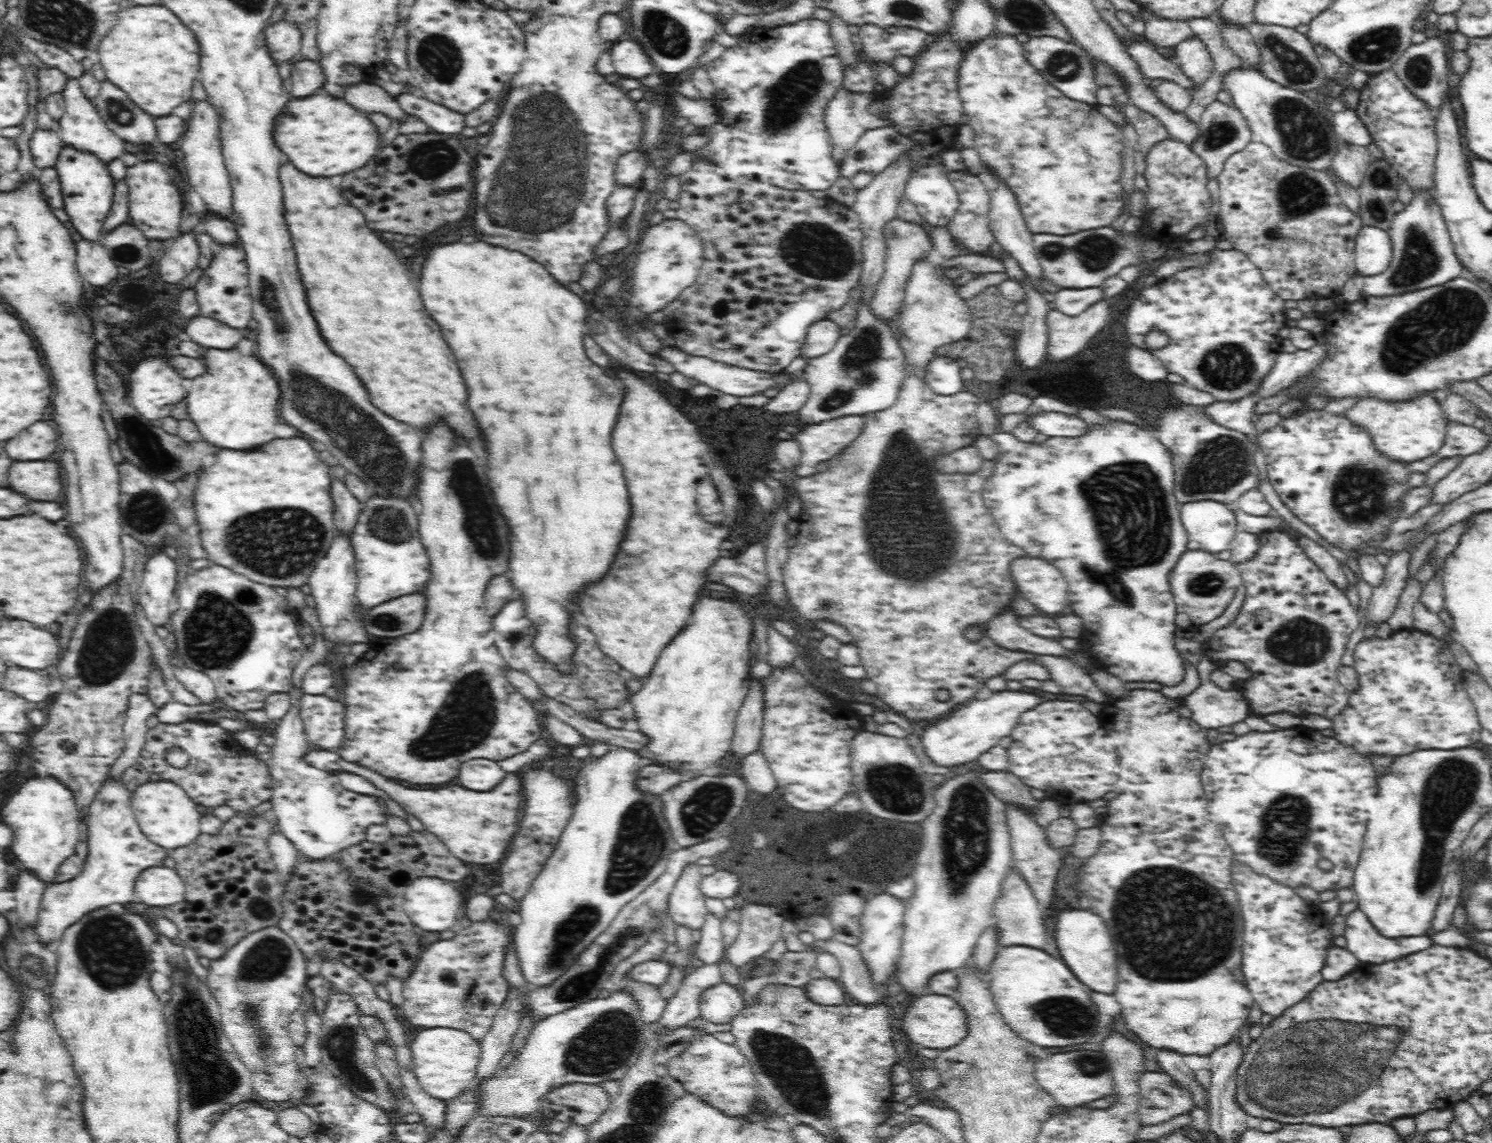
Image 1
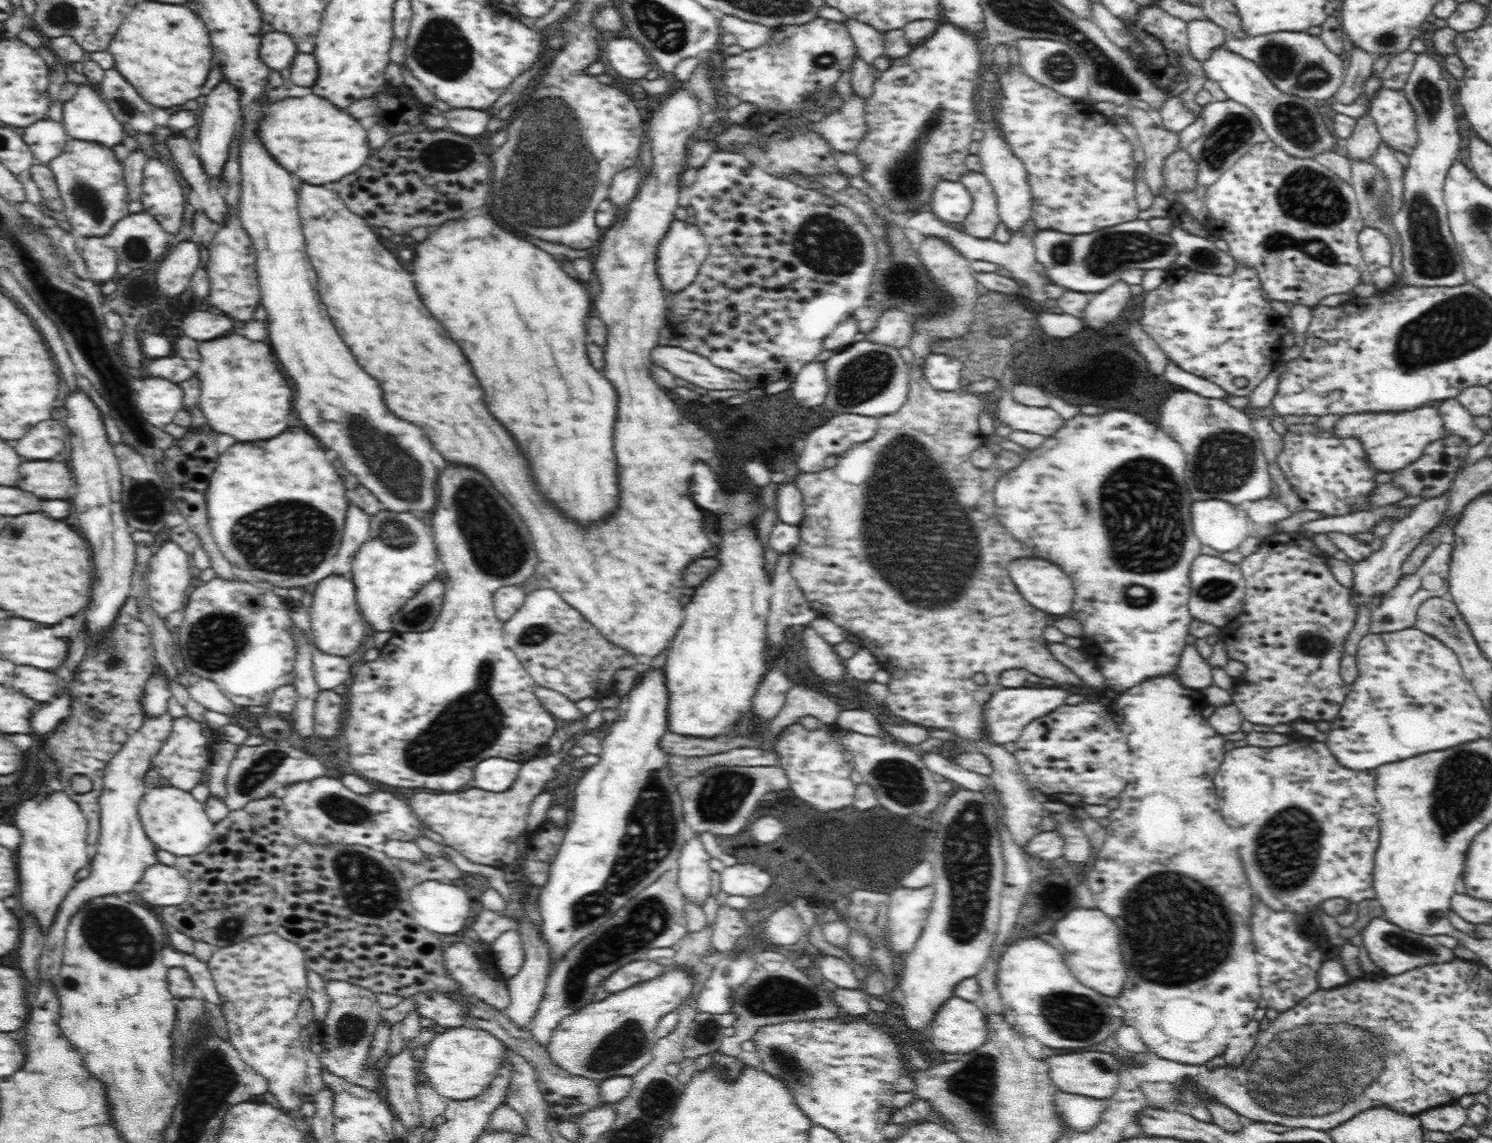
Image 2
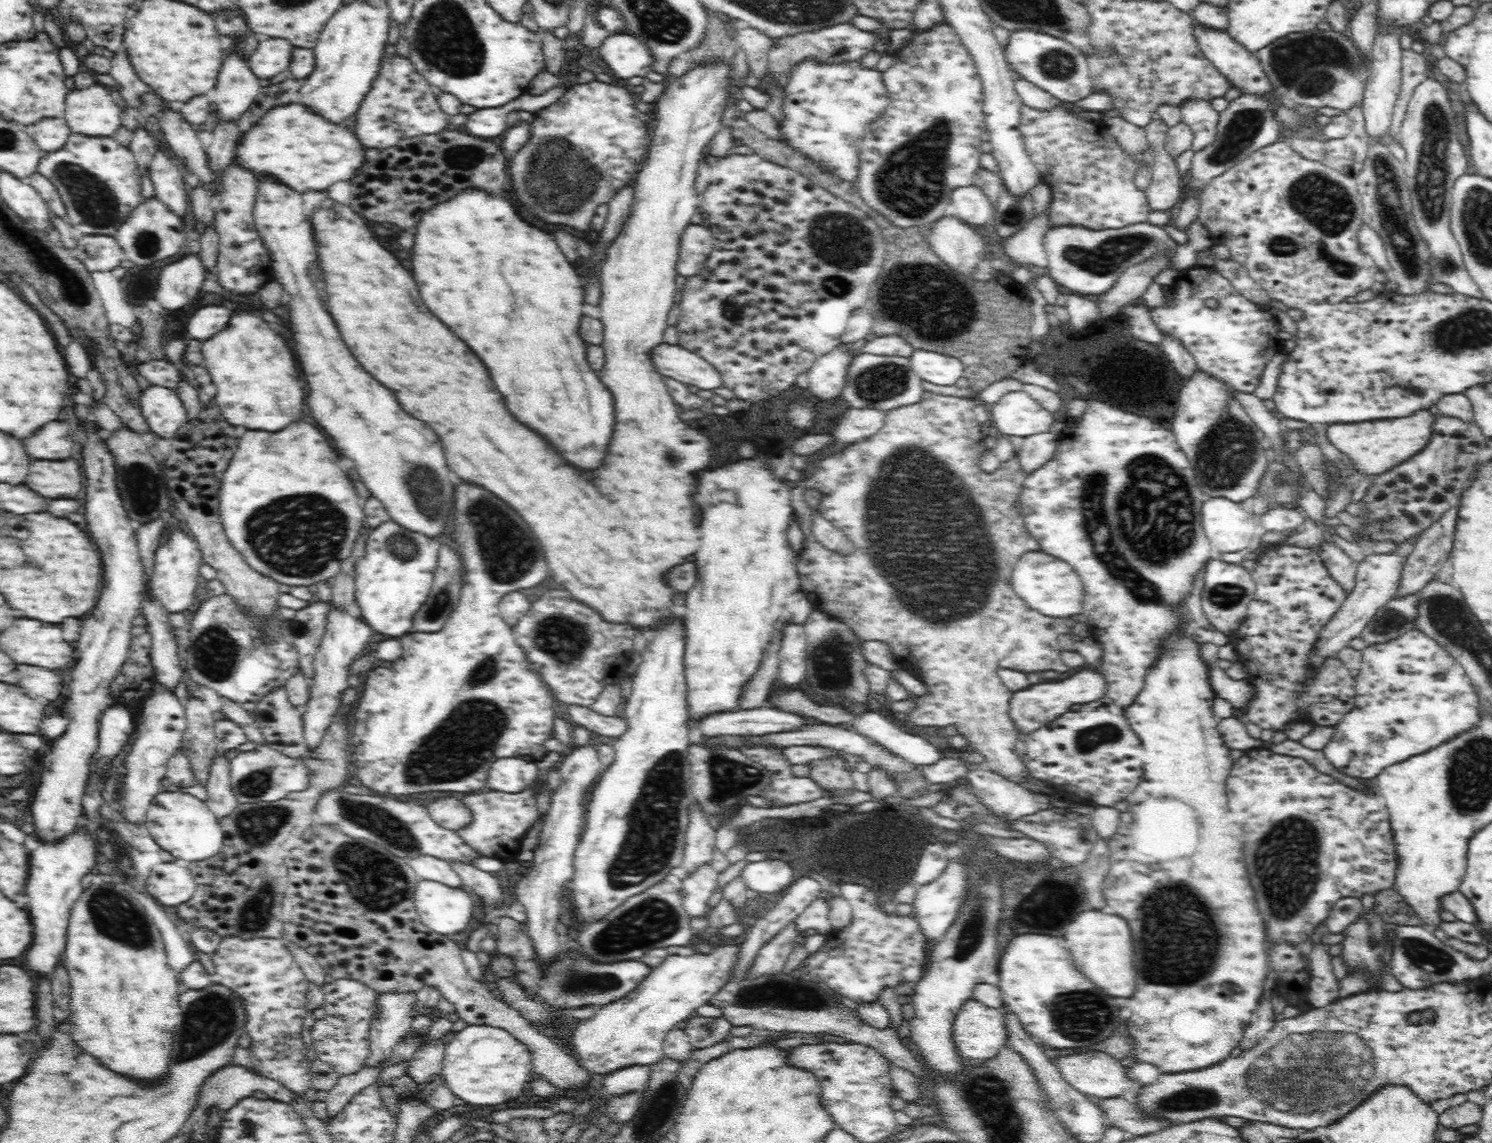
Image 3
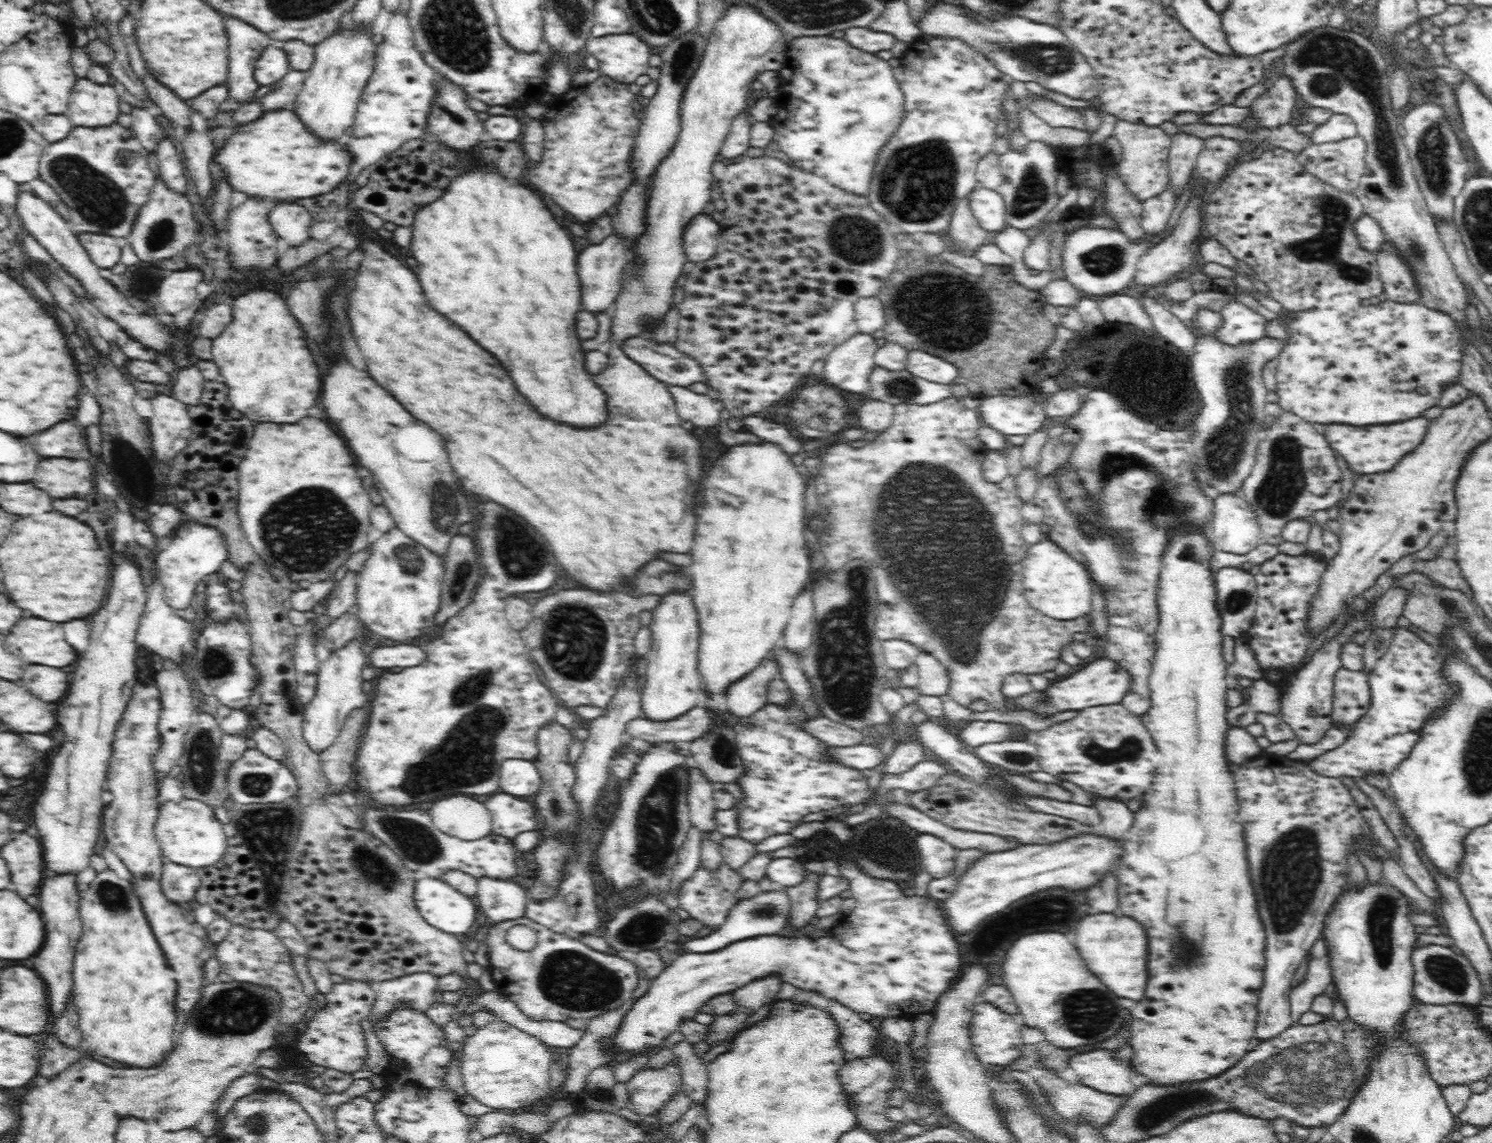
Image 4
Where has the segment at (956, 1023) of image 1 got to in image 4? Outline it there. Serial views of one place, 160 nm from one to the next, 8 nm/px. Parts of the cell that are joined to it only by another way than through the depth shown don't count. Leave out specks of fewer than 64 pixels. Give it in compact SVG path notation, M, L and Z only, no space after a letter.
M992 1004L974 1006L974 1017L972 1017L970 1024L970 1039L972 1050L978 1057L978 1061L989 1068L1002 1068L1004 1064L1010 1065L1023 1056L1021 1020Z

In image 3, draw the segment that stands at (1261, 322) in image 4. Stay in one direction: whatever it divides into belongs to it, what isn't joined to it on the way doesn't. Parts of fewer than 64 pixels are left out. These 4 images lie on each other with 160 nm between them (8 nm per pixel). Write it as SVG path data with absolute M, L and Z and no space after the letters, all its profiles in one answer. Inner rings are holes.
M1192 266L1192 270L1184 270L1180 286L1178 286L1178 300L1176 306L1172 308L1154 308L1152 310L1151 320L1163 334L1168 334L1172 338L1177 339L1186 347L1195 358L1195 363L1199 370L1203 370L1212 376L1217 376L1226 384L1234 387L1238 391L1245 393L1253 393L1258 386L1260 374L1266 368L1266 364L1270 362L1270 358L1274 354L1286 353L1288 346L1288 338L1294 336L1286 330L1282 330L1276 318L1270 316L1270 312L1260 310L1255 302L1250 302L1249 298L1242 298L1233 283L1224 278L1220 273L1216 274L1216 270L1208 267ZM1212 298L1218 300L1218 306L1214 310L1210 310L1208 306L1204 306L1204 300Z

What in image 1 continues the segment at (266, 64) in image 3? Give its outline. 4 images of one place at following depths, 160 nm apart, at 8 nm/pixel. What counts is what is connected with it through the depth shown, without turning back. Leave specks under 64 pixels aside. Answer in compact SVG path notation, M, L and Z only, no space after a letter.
M283 20L267 25L265 42L274 60L290 62L301 50L301 33L296 25Z

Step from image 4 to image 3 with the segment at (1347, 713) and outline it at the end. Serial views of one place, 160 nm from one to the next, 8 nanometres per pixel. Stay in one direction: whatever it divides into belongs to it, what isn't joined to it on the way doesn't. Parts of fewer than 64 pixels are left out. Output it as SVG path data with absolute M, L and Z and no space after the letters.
M1278 546L1263 552L1255 559L1256 568L1251 572L1255 581L1255 595L1250 601L1247 617L1238 629L1229 636L1231 643L1240 653L1240 660L1252 676L1252 684L1256 684L1257 697L1247 706L1246 719L1260 728L1274 731L1284 729L1292 718L1310 716L1316 726L1334 727L1342 717L1355 707L1355 677L1337 658L1328 658L1314 678L1308 676L1308 650L1315 648L1316 634L1330 622L1338 612L1348 594L1330 575L1329 570L1310 548L1290 548Z

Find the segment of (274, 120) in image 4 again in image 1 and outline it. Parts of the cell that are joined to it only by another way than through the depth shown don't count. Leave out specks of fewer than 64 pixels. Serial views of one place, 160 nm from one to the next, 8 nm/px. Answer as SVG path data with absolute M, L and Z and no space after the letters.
M314 96L308 100L292 100L292 104L286 106L286 112L278 116L274 140L278 140L278 148L282 148L300 172L310 176L336 176L362 168L376 154L380 136L366 114L356 112L352 106L332 96Z

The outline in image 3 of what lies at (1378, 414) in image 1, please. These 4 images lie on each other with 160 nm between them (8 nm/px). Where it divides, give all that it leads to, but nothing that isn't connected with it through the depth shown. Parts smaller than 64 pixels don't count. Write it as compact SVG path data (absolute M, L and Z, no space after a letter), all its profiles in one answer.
M1420 409L1416 414L1400 420L1374 420L1362 424L1332 424L1325 429L1326 437L1340 451L1348 456L1350 464L1361 474L1379 475L1390 468L1404 463L1420 452L1433 435L1436 416L1428 409Z

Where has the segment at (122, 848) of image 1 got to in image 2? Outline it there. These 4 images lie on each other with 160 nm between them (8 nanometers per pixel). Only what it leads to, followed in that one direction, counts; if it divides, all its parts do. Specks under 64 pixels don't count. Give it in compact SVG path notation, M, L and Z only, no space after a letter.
M167 710L158 716L145 714L142 726L130 736L128 742L106 765L102 796L99 797L100 848L96 856L92 856L92 864L88 864L90 874L84 880L76 881L70 894L63 898L60 912L48 936L44 938L44 950L40 956L40 974L50 976L50 982L58 978L62 968L62 940L66 940L64 936L68 920L81 910L84 903L92 899L132 892L146 869L158 863L156 846L149 839L139 819L138 805L149 788L145 785L145 778L152 770L153 756L173 733L174 721L175 718Z

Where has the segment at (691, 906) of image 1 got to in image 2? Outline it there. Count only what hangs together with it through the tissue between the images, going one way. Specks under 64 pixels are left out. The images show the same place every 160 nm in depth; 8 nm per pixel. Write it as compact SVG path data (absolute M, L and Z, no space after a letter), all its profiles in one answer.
M690 835L681 848L676 867L678 870L677 883L685 900L703 904L711 894L710 874L713 870L708 863L710 858L700 837Z

